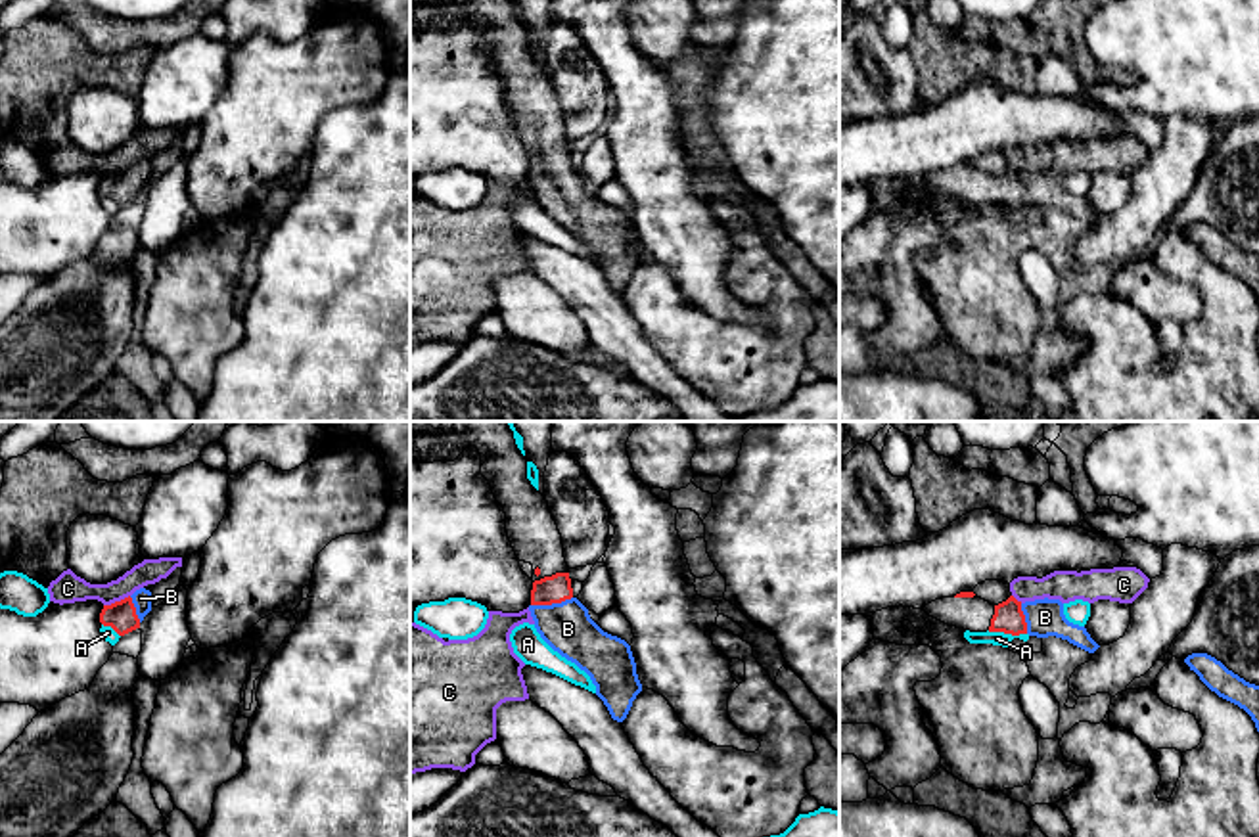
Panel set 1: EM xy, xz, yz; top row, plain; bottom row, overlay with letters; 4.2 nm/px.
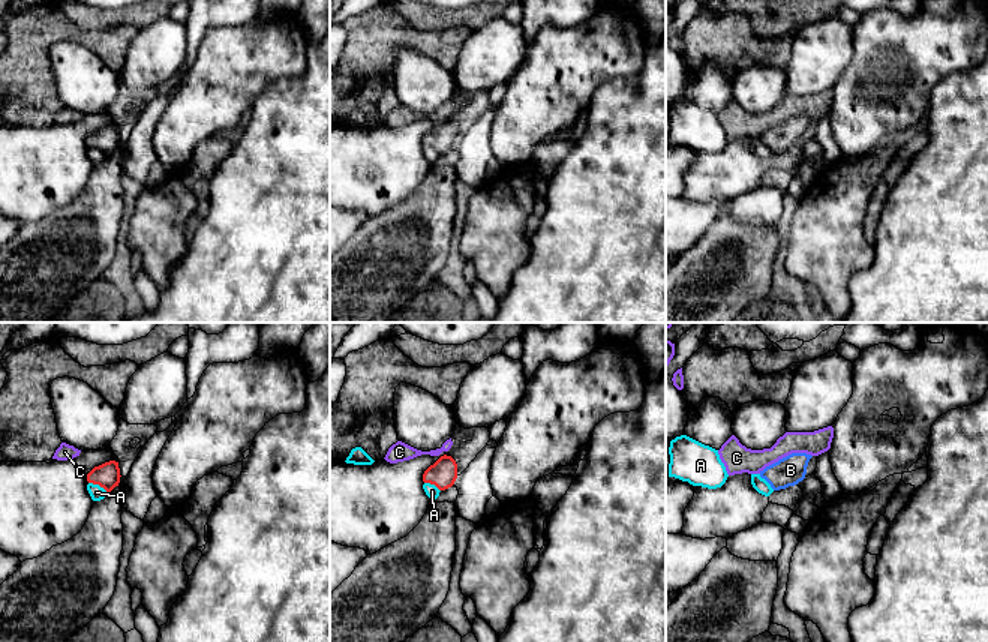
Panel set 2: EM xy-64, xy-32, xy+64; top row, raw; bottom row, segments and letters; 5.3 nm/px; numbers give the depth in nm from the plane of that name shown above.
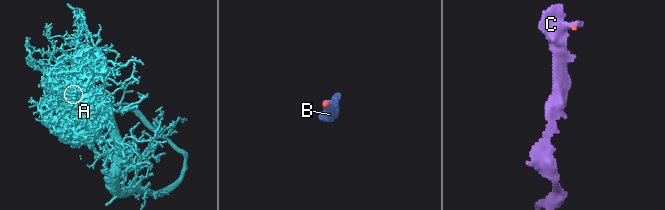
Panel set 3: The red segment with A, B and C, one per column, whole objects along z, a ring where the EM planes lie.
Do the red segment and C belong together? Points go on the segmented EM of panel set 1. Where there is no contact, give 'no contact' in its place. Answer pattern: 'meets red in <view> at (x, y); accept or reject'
meets red in xy at (115, 602); reject

